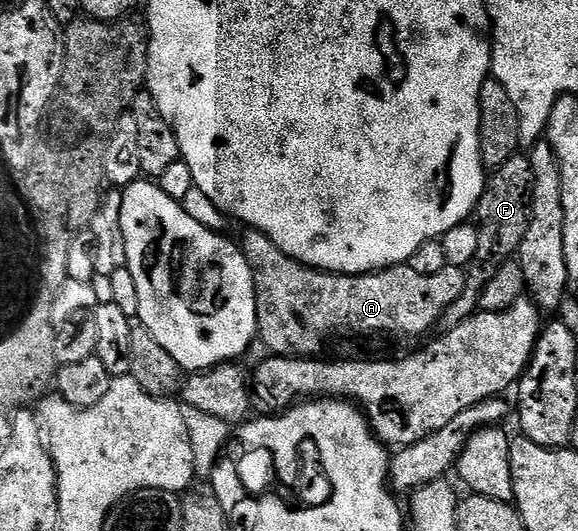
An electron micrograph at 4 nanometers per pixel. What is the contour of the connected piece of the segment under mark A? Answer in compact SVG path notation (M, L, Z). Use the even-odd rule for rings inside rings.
M253 229L245 232L247 235L240 239L240 246L244 257L248 261L248 265L252 269L252 277L254 278L254 292L256 293L256 313L258 314L258 330L257 338L262 339L262 343L267 347L270 355L289 356L293 353L298 357L314 357L319 354L318 351L322 347L325 339L330 339L333 335L426 335L435 326L439 326L443 313L450 308L456 300L461 297L466 288L467 272L460 267L446 266L440 269L440 273L416 273L416 269L412 269L408 265L399 265L397 267L385 267L383 271L369 271L366 275L338 275L334 271L315 271L312 267L305 267L303 263L298 263L294 259L290 259L282 252L268 236Z

